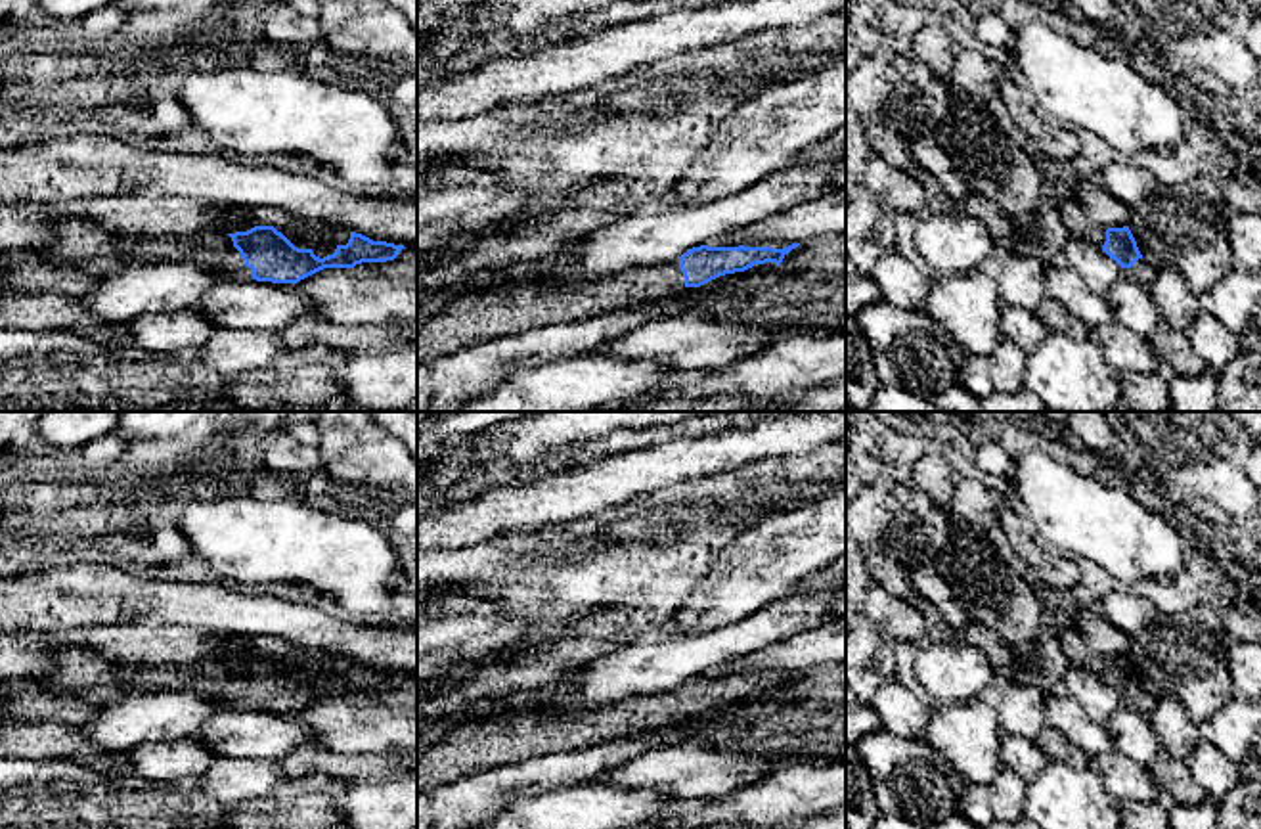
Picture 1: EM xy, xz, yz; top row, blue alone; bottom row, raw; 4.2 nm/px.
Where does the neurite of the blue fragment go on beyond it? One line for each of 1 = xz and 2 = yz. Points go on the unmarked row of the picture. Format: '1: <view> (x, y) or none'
1: xz (479, 745)
2: yz (1141, 701)

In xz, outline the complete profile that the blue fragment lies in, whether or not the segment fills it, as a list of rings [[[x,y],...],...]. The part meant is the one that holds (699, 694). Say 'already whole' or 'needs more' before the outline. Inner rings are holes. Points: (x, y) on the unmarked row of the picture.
needs more; [[[700,674],[674,691],[633,695],[584,712],[559,712],[534,705],[501,718],[471,722],[417,752],[417,793],[530,756],[586,749],[670,726],[754,693],[781,695],[798,674],[783,678]]]

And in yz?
needs more; [[[1129,655],[1108,657],[1102,680],[1123,697],[1123,706],[1142,716],[1148,716],[1158,701],[1142,687]]]

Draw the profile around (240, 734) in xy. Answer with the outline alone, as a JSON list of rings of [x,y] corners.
[[[224,708],[210,714],[193,739],[216,758],[279,762],[293,749],[314,745],[314,731],[297,712]]]

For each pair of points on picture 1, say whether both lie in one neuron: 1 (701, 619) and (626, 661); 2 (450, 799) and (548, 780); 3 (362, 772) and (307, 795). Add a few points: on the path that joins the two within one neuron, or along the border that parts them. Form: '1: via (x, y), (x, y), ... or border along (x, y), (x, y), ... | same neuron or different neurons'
1: border along (716, 627), (705, 632), (670, 636) | different neurons
2: via (475, 799), (502, 784), (523, 780) | same neuron
3: border along (299, 776), (326, 774), (356, 784) | different neurons

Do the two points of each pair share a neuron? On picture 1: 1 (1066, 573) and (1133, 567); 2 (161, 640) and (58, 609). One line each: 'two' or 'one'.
1: two
2: two

